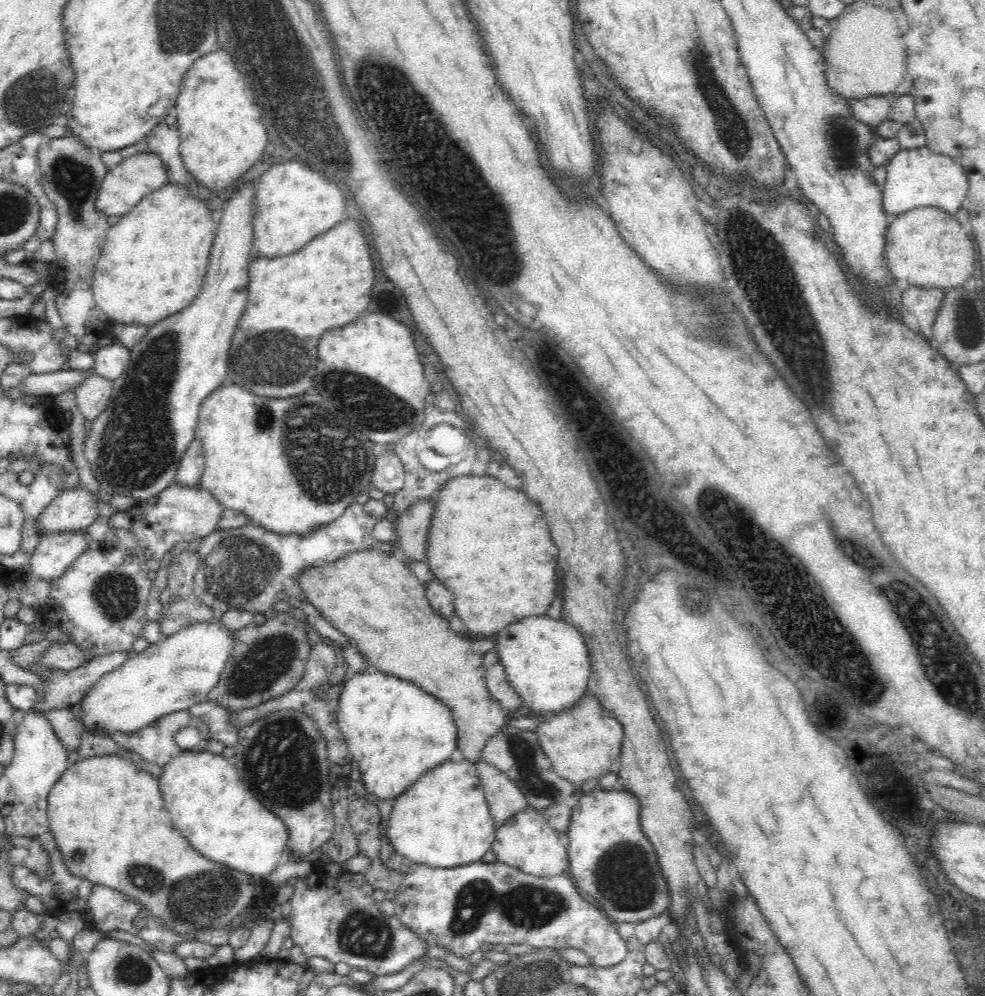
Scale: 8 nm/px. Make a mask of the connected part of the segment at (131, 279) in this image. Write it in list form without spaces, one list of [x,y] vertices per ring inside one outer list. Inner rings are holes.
[[[168,182],[146,195],[107,232],[91,281],[98,309],[112,321],[139,327],[153,327],[160,320],[181,312],[193,304],[201,291],[214,237],[210,208],[205,201],[190,194],[186,187]]]

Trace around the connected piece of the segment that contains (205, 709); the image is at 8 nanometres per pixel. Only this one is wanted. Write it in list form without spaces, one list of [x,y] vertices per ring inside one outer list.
[[[210,700],[193,704],[188,709],[188,713],[198,717],[208,725],[210,739],[218,740],[224,746],[236,746],[238,742],[238,727],[232,723],[232,711],[212,702]]]

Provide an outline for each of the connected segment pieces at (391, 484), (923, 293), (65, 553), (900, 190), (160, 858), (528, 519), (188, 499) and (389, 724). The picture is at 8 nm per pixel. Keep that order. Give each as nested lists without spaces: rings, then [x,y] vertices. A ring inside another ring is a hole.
[[[383,452],[375,460],[371,484],[386,495],[392,495],[402,488],[405,481],[405,468],[394,452]]]
[[[908,286],[903,290],[902,302],[906,306],[906,310],[916,316],[918,331],[924,332],[929,340],[934,340],[933,325],[943,296],[944,290],[942,288]]]
[[[74,531],[68,534],[50,534],[42,536],[31,556],[31,572],[38,578],[48,580],[51,583],[58,581],[70,567],[76,557],[86,548],[86,535],[82,531]]]
[[[926,146],[900,149],[885,164],[886,182],[882,191],[882,204],[888,220],[912,208],[937,205],[954,214],[965,206],[969,190],[966,171],[953,158],[935,153]]]
[[[106,754],[78,759],[54,784],[47,800],[50,831],[70,872],[94,884],[127,894],[146,907],[164,927],[183,937],[192,937],[198,931],[226,927],[246,907],[251,906],[258,894],[271,886],[264,876],[238,872],[198,853],[185,836],[174,828],[159,791],[158,778],[121,755]]]
[[[475,470],[466,475],[458,475],[452,477],[444,482],[442,488],[438,490],[433,498],[433,508],[431,510],[430,528],[426,538],[426,562],[428,567],[433,572],[436,580],[450,591],[453,596],[455,613],[458,618],[469,630],[471,637],[491,636],[502,628],[506,628],[511,621],[520,619],[522,617],[538,615],[540,613],[546,614],[548,606],[554,602],[556,598],[556,566],[558,566],[558,547],[550,538],[550,529],[548,523],[545,521],[543,510],[525,495],[525,492],[520,489],[512,489],[504,482],[496,477],[483,474]]]
[[[175,480],[164,491],[151,496],[150,500],[139,500],[129,509],[112,514],[108,517],[108,524],[114,529],[126,529],[132,533],[147,558],[159,561],[176,544],[204,538],[216,531],[223,509],[218,499],[201,485],[184,487]]]
[[[376,668],[356,672],[345,682],[339,694],[337,723],[353,759],[358,762],[364,788],[392,804],[426,772],[450,762],[452,752],[457,750],[457,725],[450,708],[418,685]]]

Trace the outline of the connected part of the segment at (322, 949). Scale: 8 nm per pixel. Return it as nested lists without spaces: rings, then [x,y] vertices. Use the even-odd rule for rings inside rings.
[[[342,871],[339,876],[324,877],[312,872],[297,878],[293,895],[290,899],[292,911],[288,920],[291,925],[292,939],[296,946],[302,948],[307,958],[320,957],[336,964],[346,962],[351,968],[368,970],[372,975],[396,974],[406,968],[413,960],[422,958],[426,954],[428,944],[412,930],[402,925],[396,916],[386,917],[372,897],[372,888],[362,873]]]

